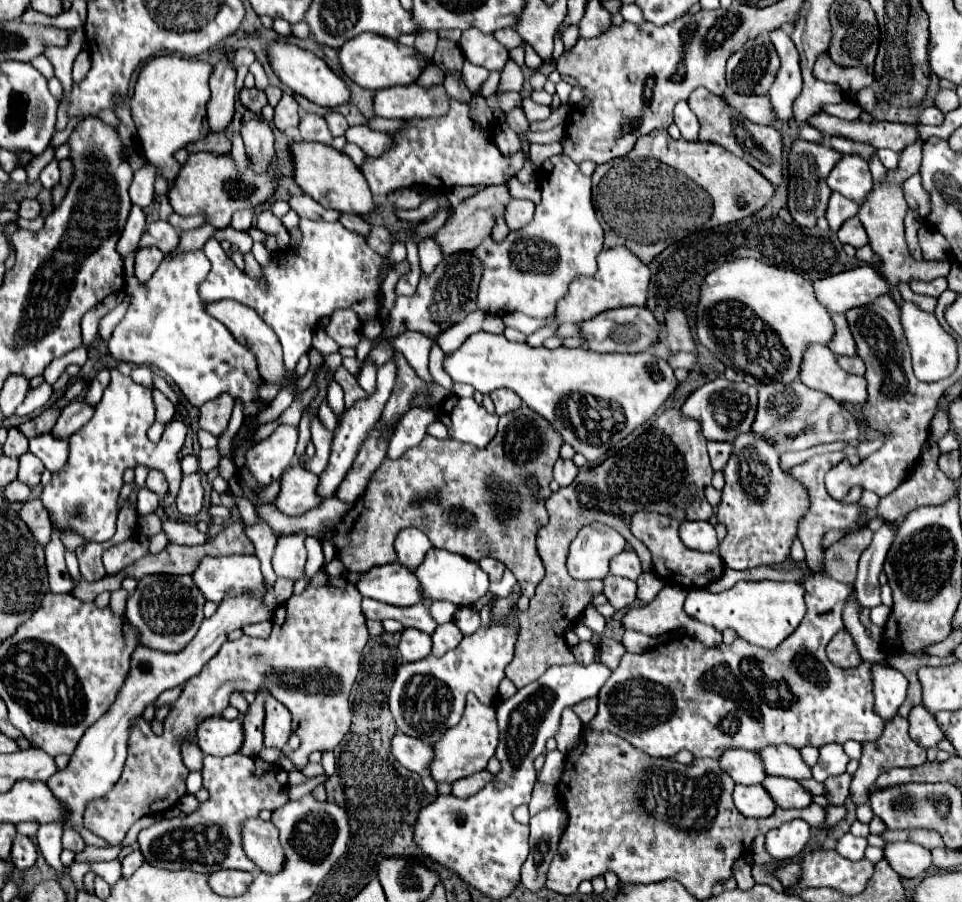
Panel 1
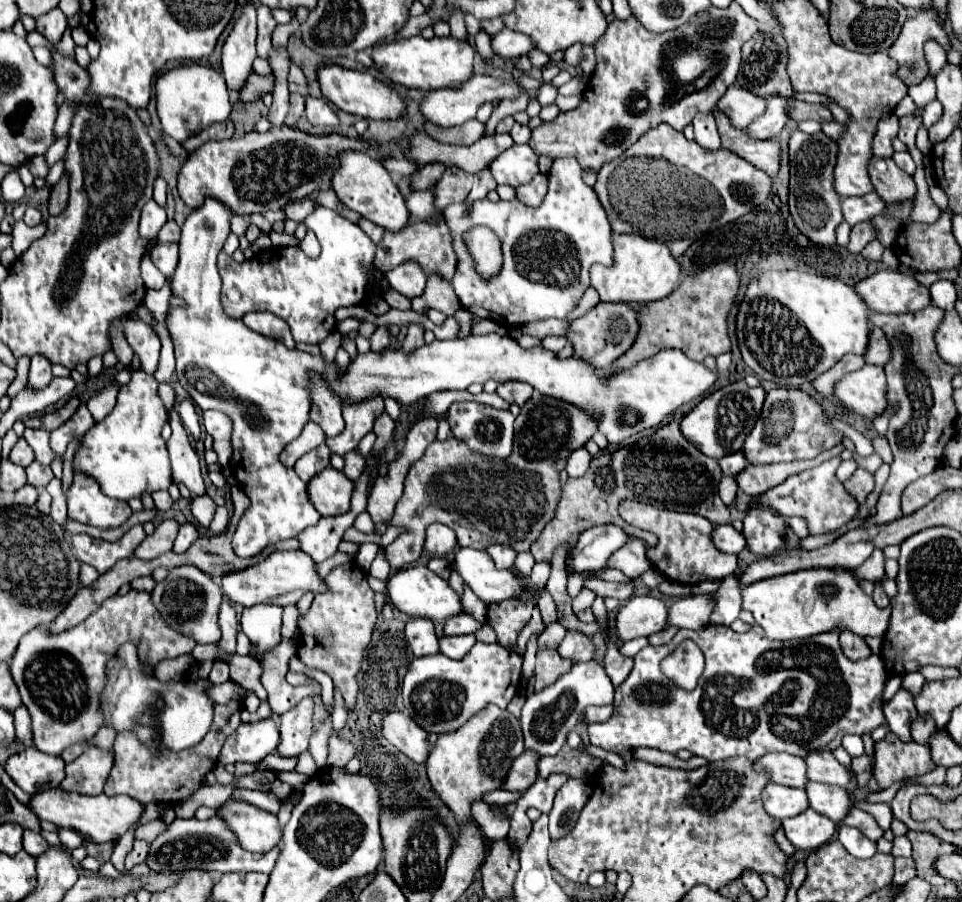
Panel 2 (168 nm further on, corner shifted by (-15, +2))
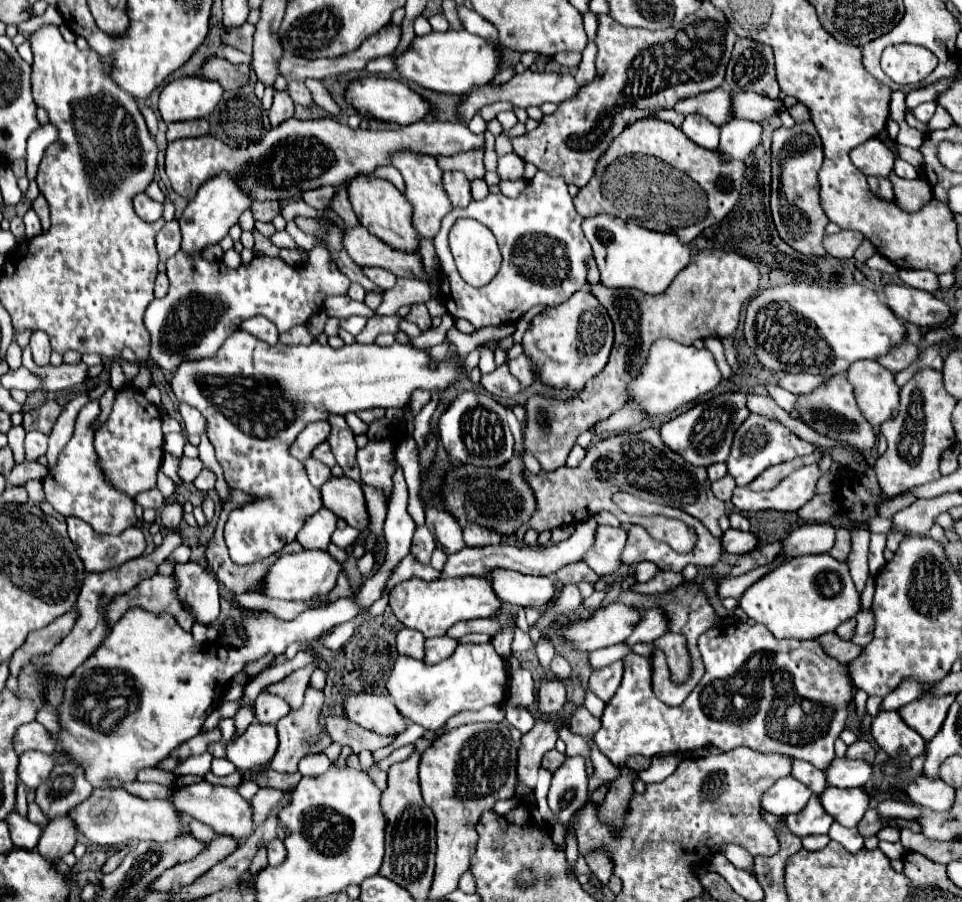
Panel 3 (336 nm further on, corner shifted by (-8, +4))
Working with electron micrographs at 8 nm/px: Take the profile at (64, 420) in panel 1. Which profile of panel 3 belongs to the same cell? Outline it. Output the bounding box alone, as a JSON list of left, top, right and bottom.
[26,431,48,461]

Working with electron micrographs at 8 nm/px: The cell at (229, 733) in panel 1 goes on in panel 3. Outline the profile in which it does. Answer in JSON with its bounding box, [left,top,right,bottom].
[226,723,278,771]

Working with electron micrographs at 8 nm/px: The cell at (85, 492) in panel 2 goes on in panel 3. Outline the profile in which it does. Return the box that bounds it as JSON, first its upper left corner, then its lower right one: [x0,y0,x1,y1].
[44,401,136,535]

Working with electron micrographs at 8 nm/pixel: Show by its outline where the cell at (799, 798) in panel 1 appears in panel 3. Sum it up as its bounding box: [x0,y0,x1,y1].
[818,787,868,827]

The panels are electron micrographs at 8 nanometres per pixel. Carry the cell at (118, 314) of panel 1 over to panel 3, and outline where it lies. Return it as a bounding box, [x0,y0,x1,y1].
[156,221,180,261]

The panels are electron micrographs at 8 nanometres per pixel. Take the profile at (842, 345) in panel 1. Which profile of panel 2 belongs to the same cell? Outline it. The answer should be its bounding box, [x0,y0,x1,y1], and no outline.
[865,327,891,365]

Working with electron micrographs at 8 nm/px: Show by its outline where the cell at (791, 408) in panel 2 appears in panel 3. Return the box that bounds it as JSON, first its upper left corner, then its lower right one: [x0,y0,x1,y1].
[726,413,814,487]

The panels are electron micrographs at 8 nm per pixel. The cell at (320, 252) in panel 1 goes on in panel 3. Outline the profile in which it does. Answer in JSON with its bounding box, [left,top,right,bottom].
[144,215,350,371]

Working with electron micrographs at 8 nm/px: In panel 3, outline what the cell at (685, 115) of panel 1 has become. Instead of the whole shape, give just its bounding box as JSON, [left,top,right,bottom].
[682,113,720,149]

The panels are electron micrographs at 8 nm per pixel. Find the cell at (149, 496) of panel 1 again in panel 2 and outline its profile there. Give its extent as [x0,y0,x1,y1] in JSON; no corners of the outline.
[151,491,173,511]

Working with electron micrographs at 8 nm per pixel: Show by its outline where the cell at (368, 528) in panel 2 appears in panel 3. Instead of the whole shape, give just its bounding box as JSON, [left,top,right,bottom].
[332,526,359,549]

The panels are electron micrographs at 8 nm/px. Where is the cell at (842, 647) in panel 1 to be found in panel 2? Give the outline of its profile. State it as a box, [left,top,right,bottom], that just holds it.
[841,631,871,661]

